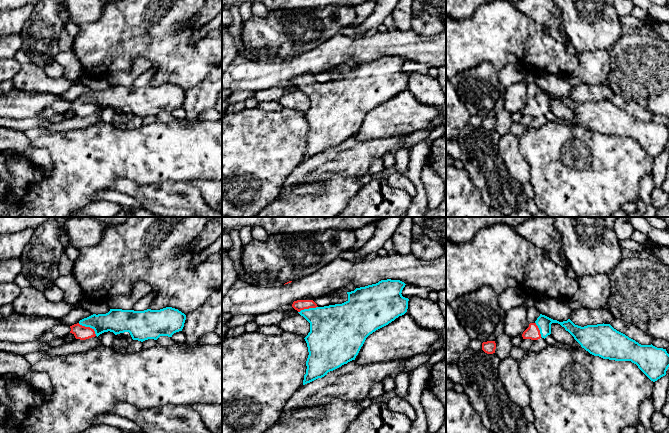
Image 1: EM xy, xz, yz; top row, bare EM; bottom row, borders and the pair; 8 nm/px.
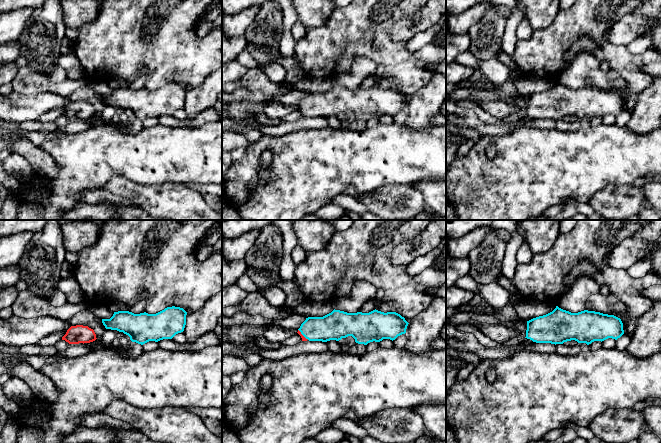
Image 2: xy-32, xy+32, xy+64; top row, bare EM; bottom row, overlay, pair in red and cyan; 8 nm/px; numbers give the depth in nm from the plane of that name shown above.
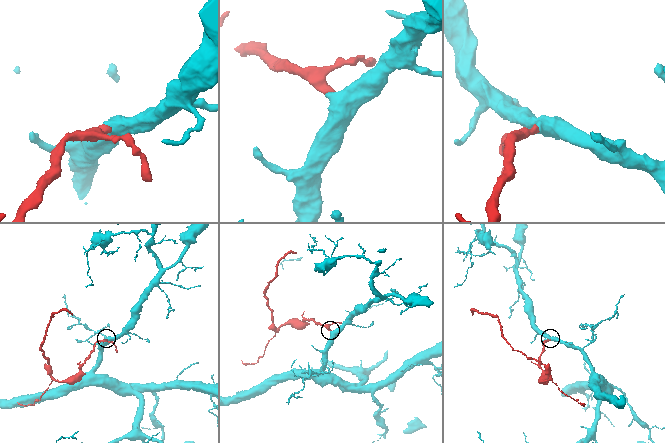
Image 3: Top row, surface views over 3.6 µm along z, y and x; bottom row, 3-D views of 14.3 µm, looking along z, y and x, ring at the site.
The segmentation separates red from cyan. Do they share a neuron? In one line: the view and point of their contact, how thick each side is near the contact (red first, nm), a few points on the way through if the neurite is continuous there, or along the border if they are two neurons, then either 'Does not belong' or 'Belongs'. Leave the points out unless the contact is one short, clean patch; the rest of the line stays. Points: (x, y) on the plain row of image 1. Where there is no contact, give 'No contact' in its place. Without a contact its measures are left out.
Touches red at xy (88, 103). Thickness 110 nm (red) against 190 nm. Path across: xy (80, 108), (88, 103), (104, 98), (118, 97). Belongs

